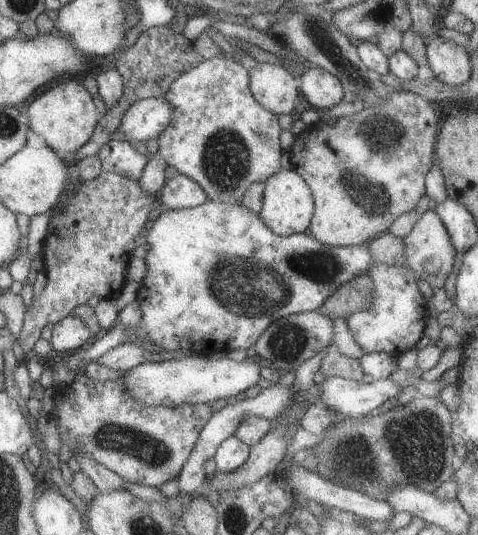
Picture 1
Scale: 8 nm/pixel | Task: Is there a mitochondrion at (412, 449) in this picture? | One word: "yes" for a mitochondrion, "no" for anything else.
yes

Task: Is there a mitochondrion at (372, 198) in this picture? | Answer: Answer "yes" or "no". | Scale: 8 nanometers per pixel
yes

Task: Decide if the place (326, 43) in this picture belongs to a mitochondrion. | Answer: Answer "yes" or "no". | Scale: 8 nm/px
yes

